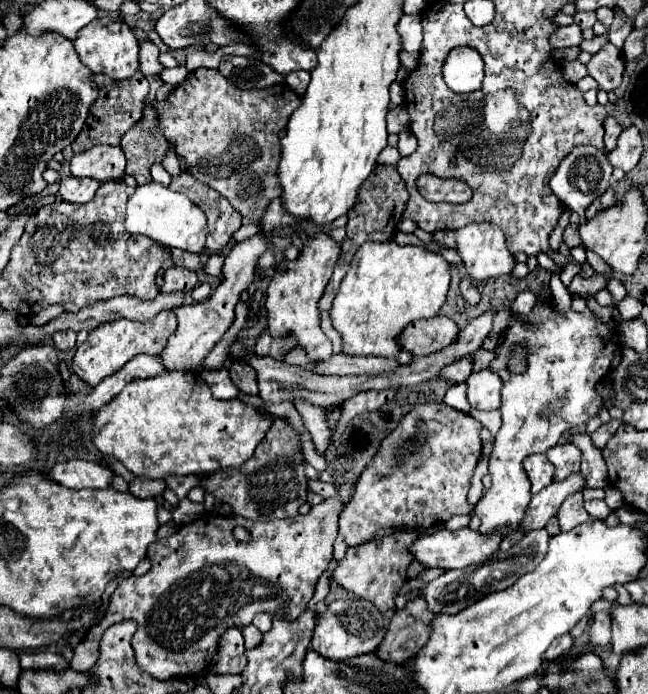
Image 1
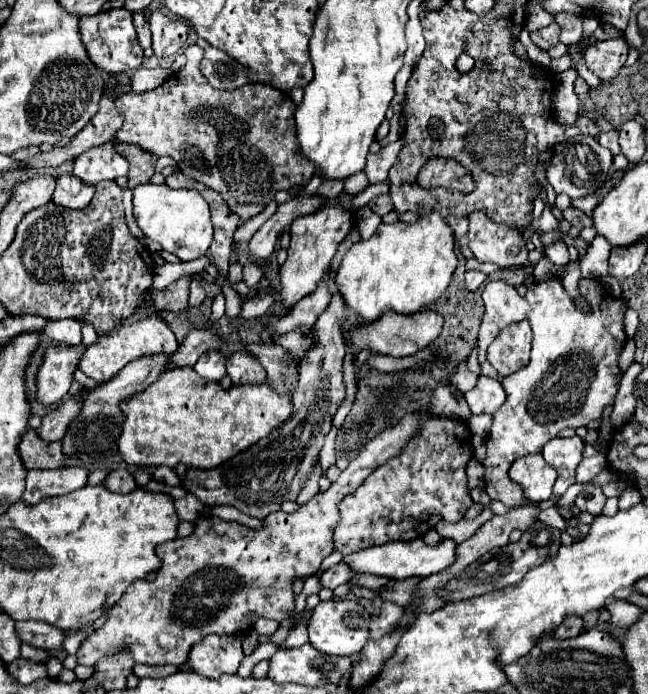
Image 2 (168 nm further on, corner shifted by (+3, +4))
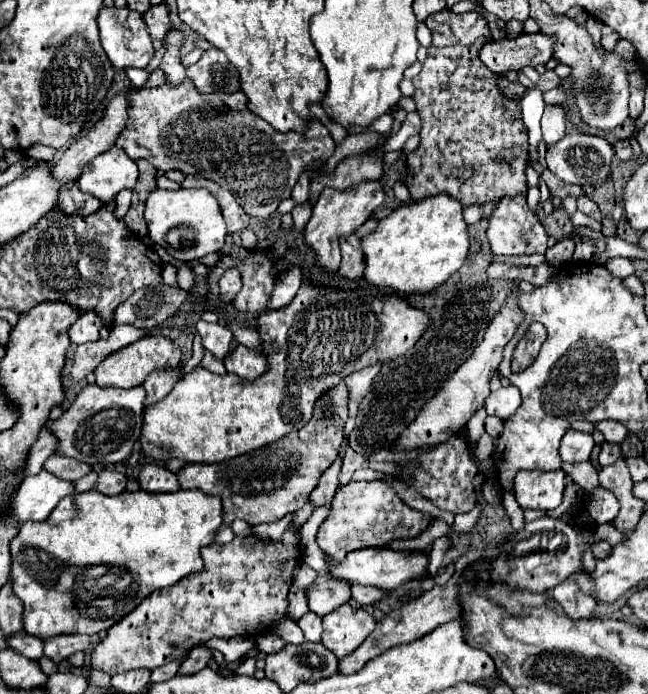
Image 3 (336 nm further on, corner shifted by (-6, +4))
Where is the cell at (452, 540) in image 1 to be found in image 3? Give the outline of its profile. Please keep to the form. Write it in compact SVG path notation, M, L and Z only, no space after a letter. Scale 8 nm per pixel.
M369 547L369 549L351 551L341 563L327 565L327 571L329 571L331 579L339 579L349 585L369 585L369 587L391 591L391 589L397 589L403 583L423 575L427 565L429 565L429 559L423 553L401 553L401 551L391 551L391 549L377 549L377 547L371 549Z

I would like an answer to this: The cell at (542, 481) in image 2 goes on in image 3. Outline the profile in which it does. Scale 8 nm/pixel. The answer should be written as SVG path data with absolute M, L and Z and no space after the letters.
M519 471L515 477L515 497L521 509L555 509L563 499L565 473L557 471Z

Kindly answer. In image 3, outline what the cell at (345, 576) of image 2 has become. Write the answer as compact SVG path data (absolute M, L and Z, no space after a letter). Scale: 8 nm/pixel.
M333 579L323 583L323 585L307 587L305 595L309 601L309 609L315 615L325 617L329 611L333 611L349 601L351 598L350 587L348 583L339 583Z

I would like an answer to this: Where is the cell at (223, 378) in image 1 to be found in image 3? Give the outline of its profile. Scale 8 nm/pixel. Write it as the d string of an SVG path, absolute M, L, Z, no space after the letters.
M197 321L197 333L201 335L203 339L203 347L207 351L211 351L217 359L223 359L229 349L231 349L231 341L233 341L233 335L231 331L225 327L225 325L219 325L219 323L207 323L207 321Z

